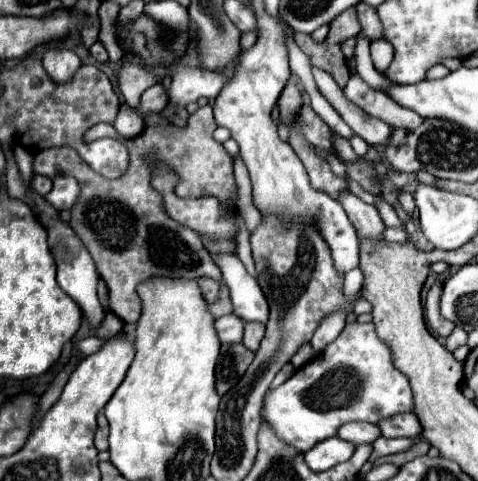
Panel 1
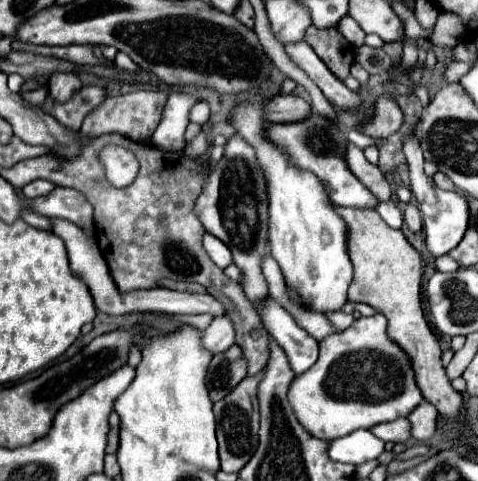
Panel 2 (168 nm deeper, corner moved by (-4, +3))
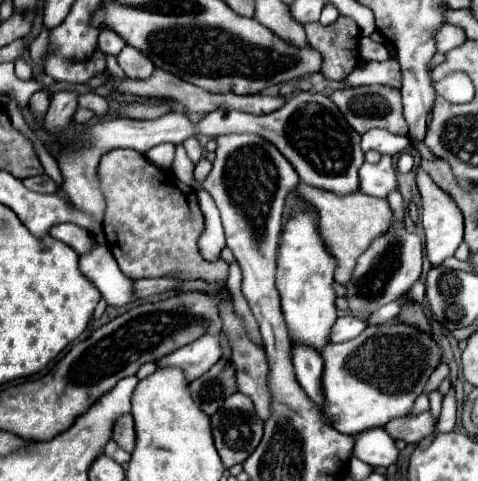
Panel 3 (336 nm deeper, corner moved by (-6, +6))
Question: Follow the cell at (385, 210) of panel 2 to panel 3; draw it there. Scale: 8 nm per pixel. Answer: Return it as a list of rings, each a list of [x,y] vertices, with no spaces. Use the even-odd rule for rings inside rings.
[[[382,155],[382,159],[376,165],[364,163],[358,175],[360,175],[360,191],[366,195],[386,199],[388,193],[396,187],[396,169],[392,163],[392,155]]]

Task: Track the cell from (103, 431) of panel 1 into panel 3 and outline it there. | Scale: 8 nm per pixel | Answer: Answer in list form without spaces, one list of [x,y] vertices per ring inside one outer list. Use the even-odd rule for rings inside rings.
[[[130,413],[122,415],[122,417],[116,421],[112,437],[116,439],[116,443],[118,443],[124,451],[128,451],[128,453],[134,451],[134,447],[136,447],[136,429],[134,429],[134,419],[132,419]]]

